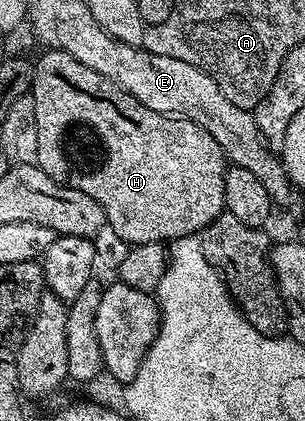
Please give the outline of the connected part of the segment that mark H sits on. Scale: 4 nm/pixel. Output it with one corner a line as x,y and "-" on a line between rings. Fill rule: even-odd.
46,50
43,53
39,60
33,61
34,87
32,95
36,102
37,165
44,170
44,174
48,174
48,178
69,188
80,190
84,194
88,194
88,198
96,198
96,202
100,202
106,215
109,231
114,231
126,243
126,246
162,244
163,242
173,242
182,236
192,236
201,233
203,228
207,228
217,216
222,215
226,206
224,178
228,161
225,154
222,153
220,142
216,142
216,138
212,138
212,134
208,134
208,130
204,130
204,126
196,126
196,122
181,120
179,116
165,116
156,110
148,110
148,106
136,102
136,98
132,98
132,94
128,94
120,86
116,86
111,80
104,78
104,74
96,74
96,70
84,66
84,62
72,58
72,54
53,50

